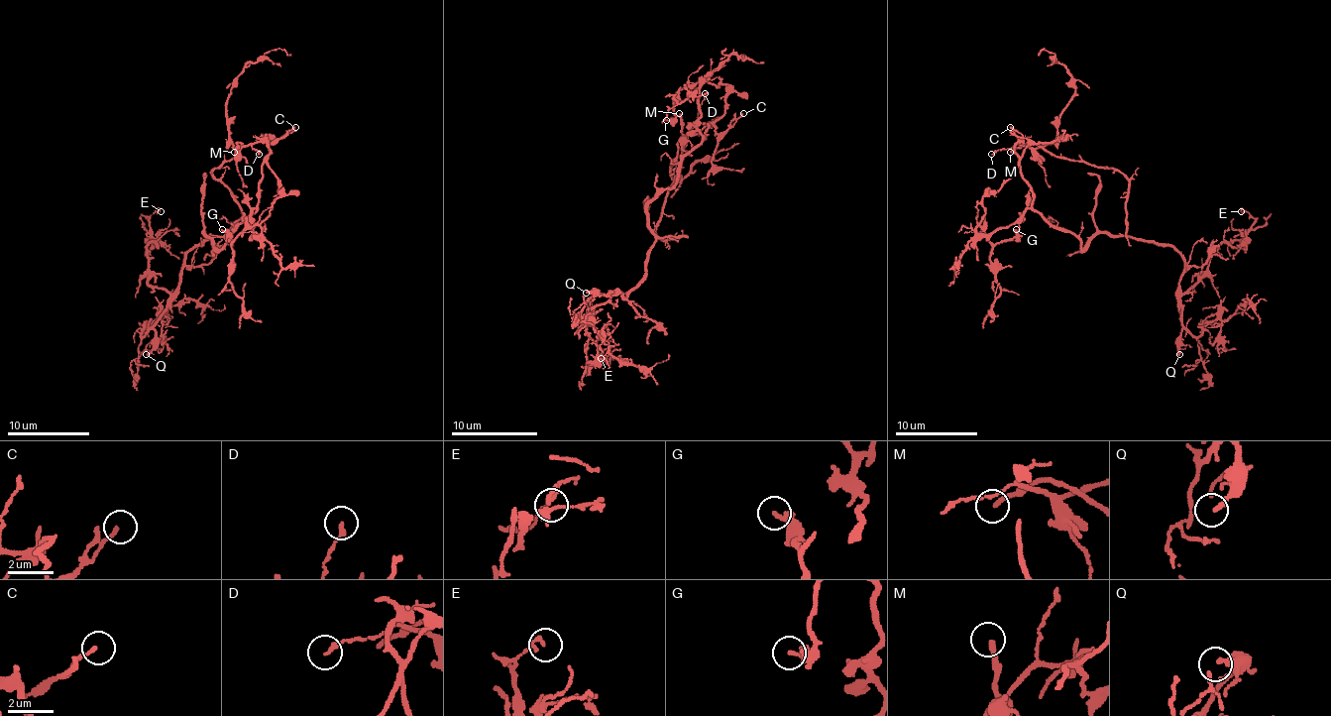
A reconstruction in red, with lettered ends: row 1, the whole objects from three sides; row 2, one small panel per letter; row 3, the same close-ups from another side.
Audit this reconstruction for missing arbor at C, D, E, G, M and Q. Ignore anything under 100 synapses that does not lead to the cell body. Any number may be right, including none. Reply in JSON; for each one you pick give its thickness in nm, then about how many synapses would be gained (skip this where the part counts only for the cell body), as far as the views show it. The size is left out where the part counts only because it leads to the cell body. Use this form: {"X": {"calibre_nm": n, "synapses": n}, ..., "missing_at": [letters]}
{"M": {"calibre_nm": 200}, "missing_at": ["M"]}

